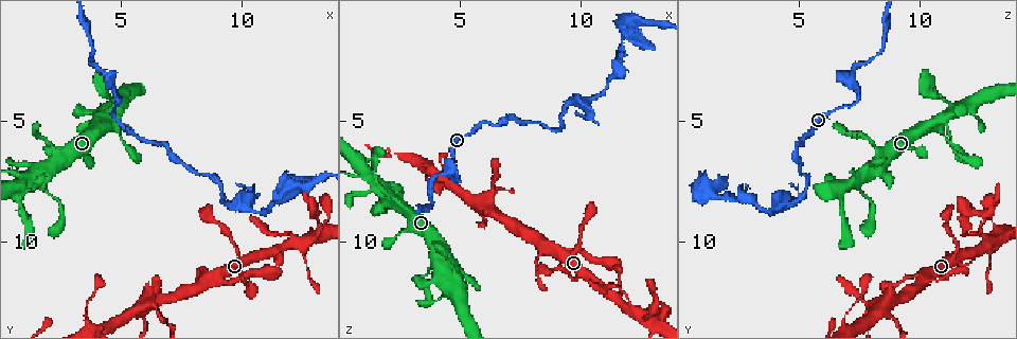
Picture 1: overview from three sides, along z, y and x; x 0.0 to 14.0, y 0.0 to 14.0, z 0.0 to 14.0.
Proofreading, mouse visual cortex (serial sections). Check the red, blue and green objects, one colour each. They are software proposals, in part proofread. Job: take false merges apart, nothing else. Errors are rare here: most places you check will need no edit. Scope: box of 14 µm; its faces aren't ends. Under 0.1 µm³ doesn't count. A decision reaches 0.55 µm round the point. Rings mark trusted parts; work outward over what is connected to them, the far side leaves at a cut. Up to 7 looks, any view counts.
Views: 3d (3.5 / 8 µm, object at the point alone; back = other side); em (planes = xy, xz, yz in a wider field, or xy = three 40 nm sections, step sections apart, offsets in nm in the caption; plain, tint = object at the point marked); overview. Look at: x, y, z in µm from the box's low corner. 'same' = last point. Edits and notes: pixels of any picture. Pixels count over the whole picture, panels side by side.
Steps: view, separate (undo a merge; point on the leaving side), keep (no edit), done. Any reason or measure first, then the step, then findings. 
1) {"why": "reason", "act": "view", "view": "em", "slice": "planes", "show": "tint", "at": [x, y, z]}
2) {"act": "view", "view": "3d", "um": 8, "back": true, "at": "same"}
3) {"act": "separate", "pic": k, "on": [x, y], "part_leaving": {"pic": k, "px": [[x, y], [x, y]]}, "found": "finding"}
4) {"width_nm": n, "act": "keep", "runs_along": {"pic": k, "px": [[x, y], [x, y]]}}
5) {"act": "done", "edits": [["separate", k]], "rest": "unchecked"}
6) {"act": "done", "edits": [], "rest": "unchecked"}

{"why": "abrupt turn", "act": "view", "view": "3d", "um": 3.5, "at": [4.8, 4.2, 7.4]}

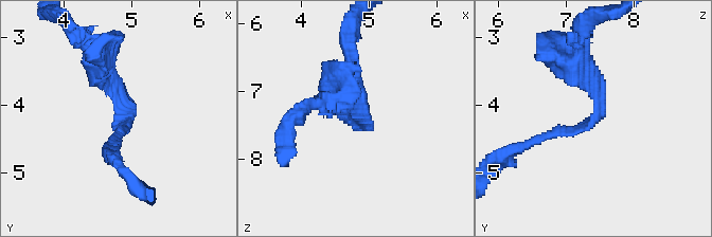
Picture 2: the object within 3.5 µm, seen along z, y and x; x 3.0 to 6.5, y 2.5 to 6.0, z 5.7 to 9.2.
{"arm_widths_nm": [150, 200], "why": "now the EM", "act": "view", "view": "em", "slice": "xy", "step": 5, "show": "tint", "at": [4.85, 4.15, 7.45]}

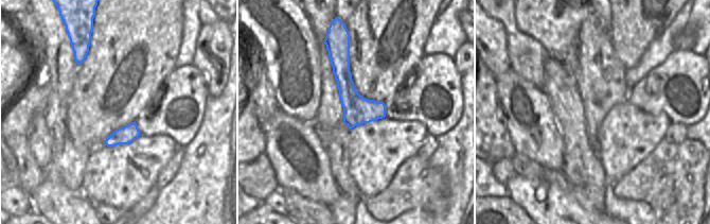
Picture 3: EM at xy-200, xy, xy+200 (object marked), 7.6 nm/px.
{"act": "view", "view": "em", "slice": "xy", "step": 1, "show": "tint", "at": "same"}

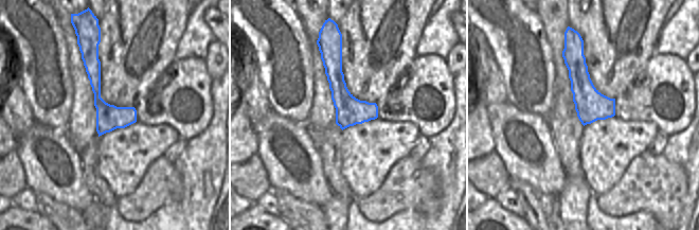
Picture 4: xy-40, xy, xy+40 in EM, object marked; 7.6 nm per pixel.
{"act": "keep", "runs_along": {"pic": 4, "px": [[94, 46], [101, 131]]}, "found": "one cell here"}

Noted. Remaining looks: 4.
{"why": "small branch off a trunk", "act": "view", "view": "3d", "um": 3.5, "at": [6.1, 12.5, 8.3]}

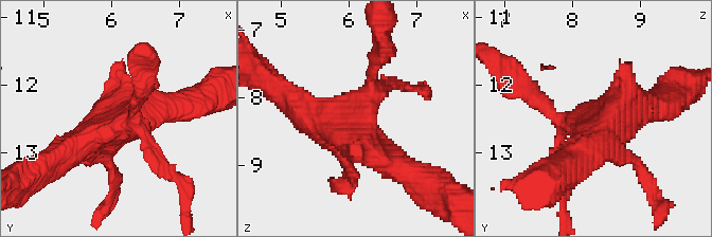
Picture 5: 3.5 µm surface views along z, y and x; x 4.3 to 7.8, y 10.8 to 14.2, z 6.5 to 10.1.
{"act": "view", "view": "em", "slice": "xy", "step": 5, "show": "plain", "at": [6.20, 12.60, 8.25]}

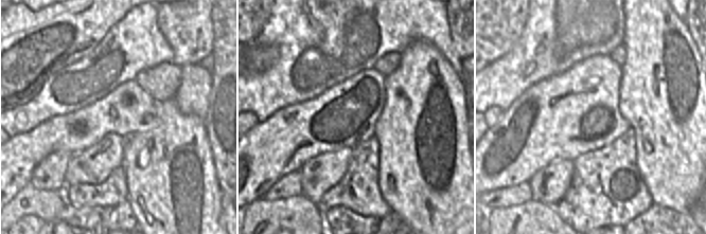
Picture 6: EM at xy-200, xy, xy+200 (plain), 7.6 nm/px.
{"act": "view", "view": "em", "slice": "xy", "step": 5, "show": "tint", "at": "same"}

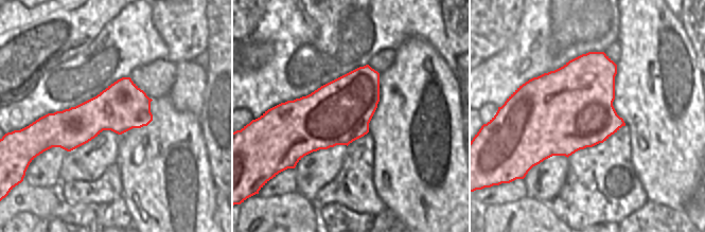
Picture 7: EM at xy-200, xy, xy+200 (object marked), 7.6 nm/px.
{"act": "keep", "runs_along": {"pic": 5, "px": [[406, 172], [295, 105]]}, "found": "one cell here"}

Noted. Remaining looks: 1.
{"act": "done", "edits": [], "rest": "unchecked"}

